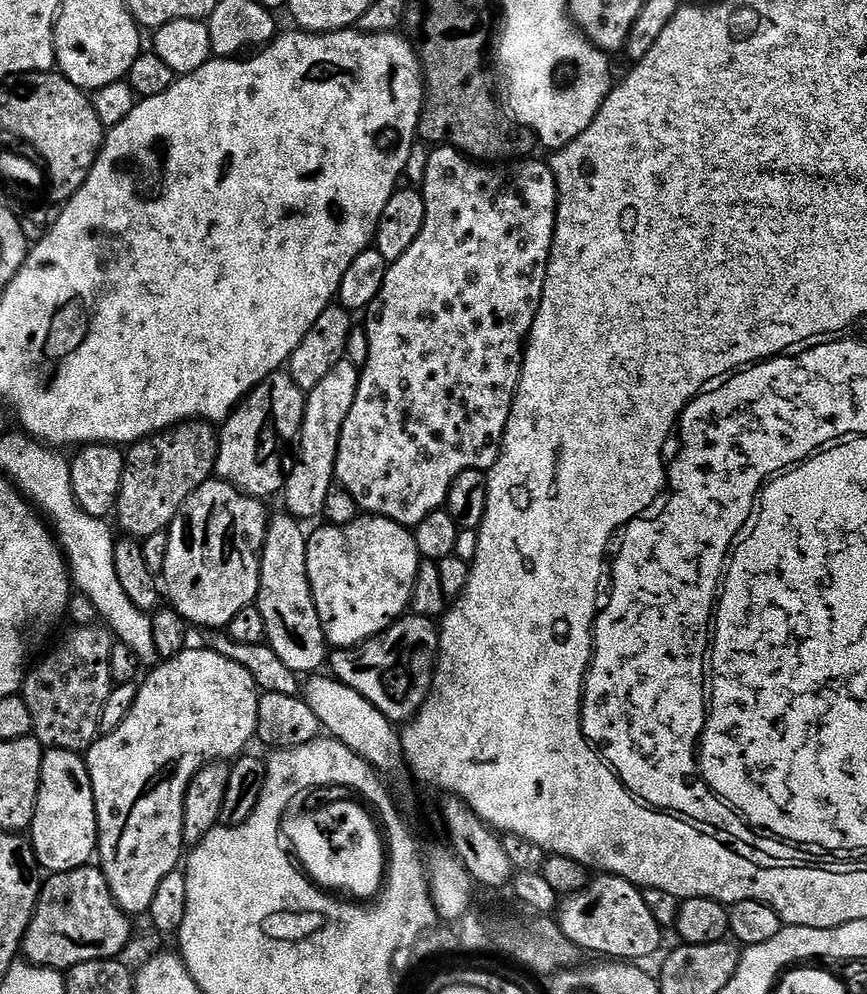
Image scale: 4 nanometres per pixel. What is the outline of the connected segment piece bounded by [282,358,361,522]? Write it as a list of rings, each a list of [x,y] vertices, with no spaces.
[[[347,358],[338,362],[314,390],[307,393],[304,402],[304,421],[300,427],[298,445],[300,457],[296,460],[292,472],[287,473],[284,481],[282,501],[287,515],[295,516],[301,522],[319,517],[322,505],[326,503],[326,493],[336,480],[336,459],[338,458],[338,442],[342,438],[342,426],[346,422],[346,414],[354,406],[354,398],[358,394],[361,369],[352,365]]]

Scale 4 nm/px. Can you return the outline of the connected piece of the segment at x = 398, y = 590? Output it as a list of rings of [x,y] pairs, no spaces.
[[[361,514],[346,526],[327,522],[321,525],[316,533],[308,536],[306,550],[306,570],[310,578],[310,590],[314,594],[314,606],[318,606],[318,618],[329,645],[333,649],[352,648],[377,636],[379,632],[385,632],[409,611],[422,557],[415,535],[405,525],[385,516]]]

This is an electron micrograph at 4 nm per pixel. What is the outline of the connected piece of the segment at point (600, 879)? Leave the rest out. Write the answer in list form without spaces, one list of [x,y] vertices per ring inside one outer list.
[[[597,875],[579,895],[567,897],[559,909],[558,923],[577,948],[609,956],[612,962],[644,962],[640,960],[660,948],[662,929],[654,922],[643,891],[617,876]]]

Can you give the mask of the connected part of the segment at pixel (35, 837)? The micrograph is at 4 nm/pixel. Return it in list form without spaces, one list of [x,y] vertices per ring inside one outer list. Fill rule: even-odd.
[[[61,748],[47,749],[42,758],[42,774],[40,775],[40,789],[36,813],[32,819],[30,829],[30,843],[36,851],[36,863],[45,873],[65,872],[89,867],[98,852],[98,818],[96,817],[96,803],[94,790],[90,782],[87,759],[81,753],[62,750]]]

